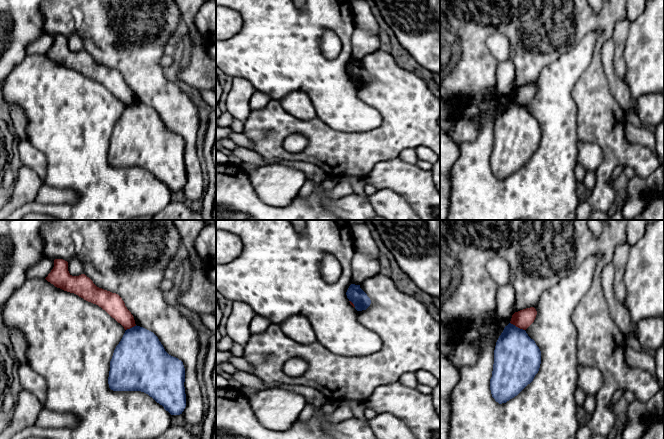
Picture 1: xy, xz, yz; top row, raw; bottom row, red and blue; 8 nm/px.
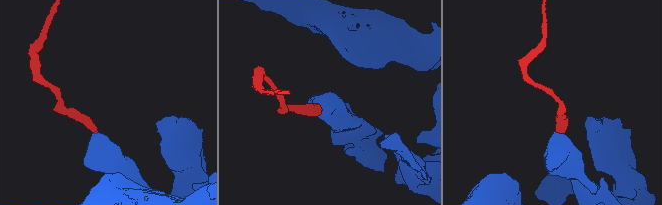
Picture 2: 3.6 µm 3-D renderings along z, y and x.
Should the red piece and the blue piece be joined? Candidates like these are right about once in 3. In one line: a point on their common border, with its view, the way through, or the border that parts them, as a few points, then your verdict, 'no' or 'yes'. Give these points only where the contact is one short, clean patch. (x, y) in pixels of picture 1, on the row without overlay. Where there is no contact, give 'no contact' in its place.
contact yz (517, 102); border yz (510, 98), (524, 106); no

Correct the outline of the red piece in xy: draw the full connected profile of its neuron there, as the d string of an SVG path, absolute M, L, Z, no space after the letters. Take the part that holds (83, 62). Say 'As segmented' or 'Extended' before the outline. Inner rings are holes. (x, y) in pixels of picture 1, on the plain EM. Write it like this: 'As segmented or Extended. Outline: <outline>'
As segmented. Outline: M55 35L54 43L45 55L57 64L74 69L84 76L98 81L125 106L136 102L133 91L118 70L97 63L85 50L72 52L68 47L67 37Z

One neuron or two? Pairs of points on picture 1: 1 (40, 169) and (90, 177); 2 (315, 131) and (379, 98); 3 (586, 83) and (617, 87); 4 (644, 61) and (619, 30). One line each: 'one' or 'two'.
1: two
2: one
3: two
4: two

